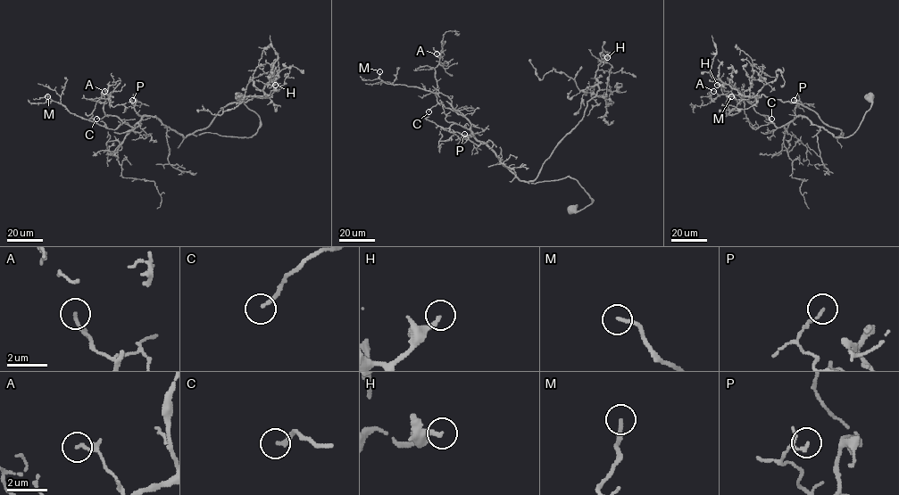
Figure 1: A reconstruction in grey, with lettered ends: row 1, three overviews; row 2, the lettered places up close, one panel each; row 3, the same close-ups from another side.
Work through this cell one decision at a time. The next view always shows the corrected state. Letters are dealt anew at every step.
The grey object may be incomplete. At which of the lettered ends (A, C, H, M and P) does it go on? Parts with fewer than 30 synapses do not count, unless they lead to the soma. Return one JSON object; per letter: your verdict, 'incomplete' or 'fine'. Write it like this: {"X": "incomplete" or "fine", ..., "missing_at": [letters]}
{"A": "fine", "C": "incomplete", "H": "incomplete", "M": "fine", "P": "fine", "missing_at": ["C", "H"]}

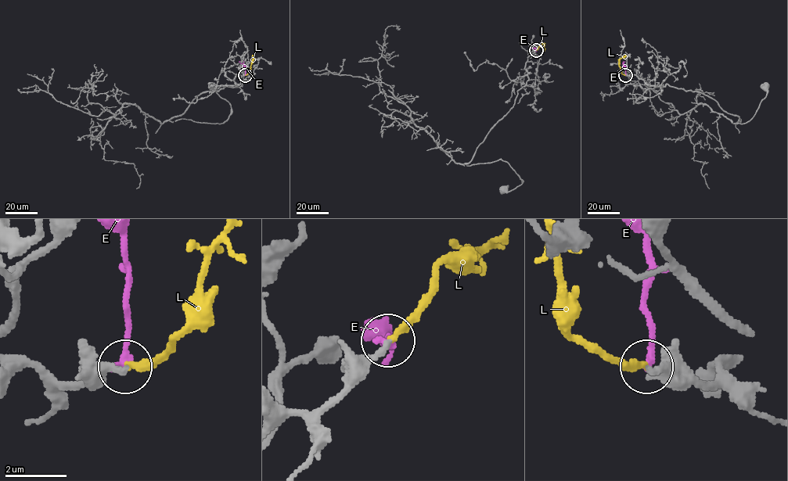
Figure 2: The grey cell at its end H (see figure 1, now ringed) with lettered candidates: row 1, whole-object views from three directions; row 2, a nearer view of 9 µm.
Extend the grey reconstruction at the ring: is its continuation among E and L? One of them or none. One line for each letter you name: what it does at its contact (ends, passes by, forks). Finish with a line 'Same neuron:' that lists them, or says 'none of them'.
L: it ends
Same neuron: L

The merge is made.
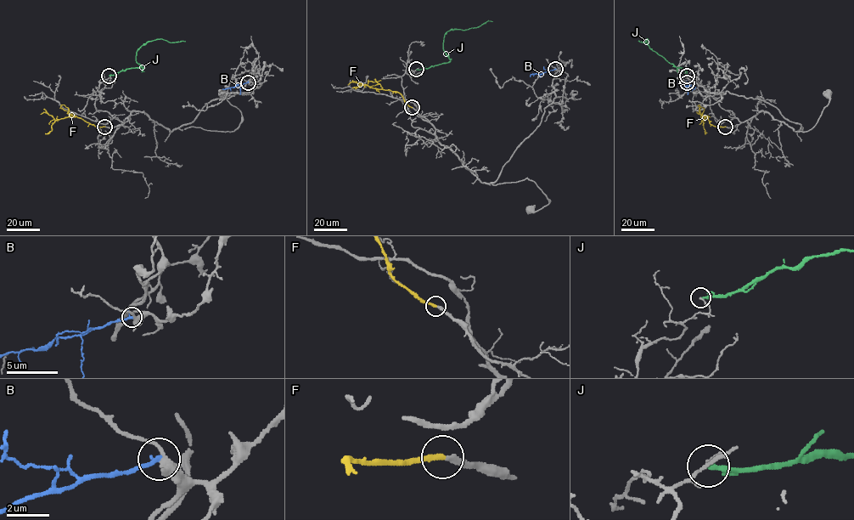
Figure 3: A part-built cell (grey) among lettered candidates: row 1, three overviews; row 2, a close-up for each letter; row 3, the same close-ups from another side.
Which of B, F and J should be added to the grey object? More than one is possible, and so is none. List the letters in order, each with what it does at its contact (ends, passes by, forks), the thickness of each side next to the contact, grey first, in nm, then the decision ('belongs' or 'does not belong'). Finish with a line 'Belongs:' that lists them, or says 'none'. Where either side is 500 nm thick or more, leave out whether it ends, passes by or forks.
B: it ends there; 320 nm thick on the grey side, 240 nm on the other; does not belong
F: it ends there; 240 nm thick on the grey side, 240 nm on the other; belongs
J: it ends there; 120 nm thick on the grey side, 240 nm on the other; does not belong
Belongs: F

